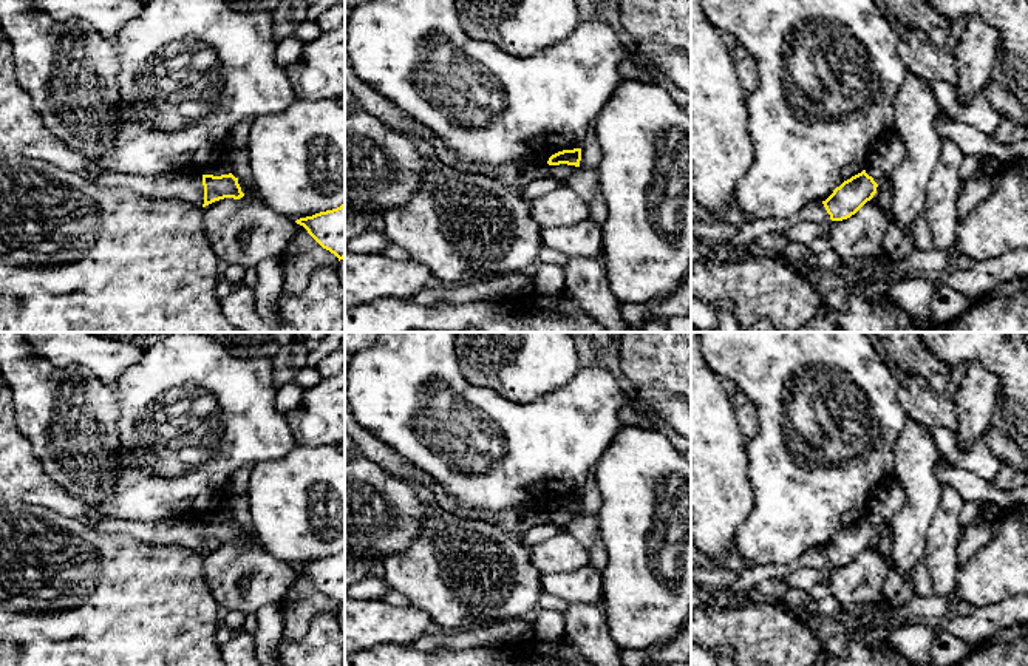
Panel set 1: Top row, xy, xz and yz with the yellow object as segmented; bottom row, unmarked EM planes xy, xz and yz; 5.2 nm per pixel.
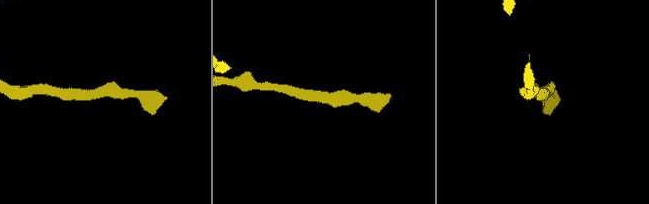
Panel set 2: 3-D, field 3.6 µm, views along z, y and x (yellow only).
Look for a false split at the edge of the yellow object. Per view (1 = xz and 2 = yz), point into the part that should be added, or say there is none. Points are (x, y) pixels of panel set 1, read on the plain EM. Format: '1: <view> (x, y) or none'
1: none
2: none

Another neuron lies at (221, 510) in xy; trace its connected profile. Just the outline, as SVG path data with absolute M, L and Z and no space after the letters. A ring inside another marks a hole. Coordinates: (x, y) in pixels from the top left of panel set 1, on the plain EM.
M224 491L203 521L221 522L229 519L232 519L232 505L230 496Z

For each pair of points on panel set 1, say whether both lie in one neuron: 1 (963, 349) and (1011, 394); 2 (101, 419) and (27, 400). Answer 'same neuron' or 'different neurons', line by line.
1: same neuron
2: same neuron

